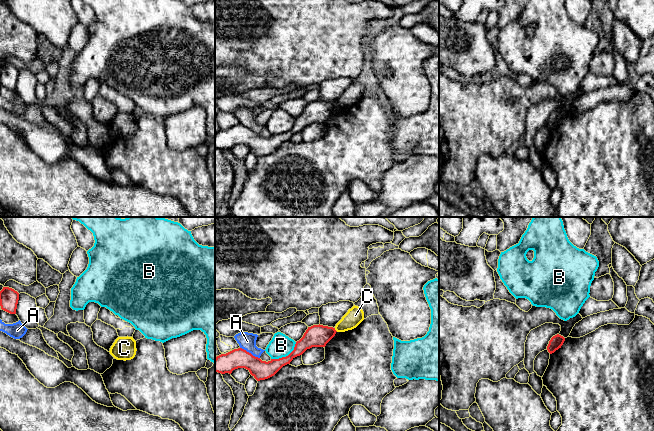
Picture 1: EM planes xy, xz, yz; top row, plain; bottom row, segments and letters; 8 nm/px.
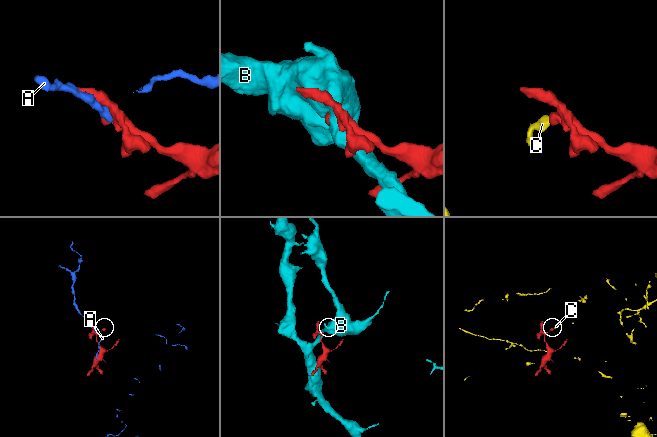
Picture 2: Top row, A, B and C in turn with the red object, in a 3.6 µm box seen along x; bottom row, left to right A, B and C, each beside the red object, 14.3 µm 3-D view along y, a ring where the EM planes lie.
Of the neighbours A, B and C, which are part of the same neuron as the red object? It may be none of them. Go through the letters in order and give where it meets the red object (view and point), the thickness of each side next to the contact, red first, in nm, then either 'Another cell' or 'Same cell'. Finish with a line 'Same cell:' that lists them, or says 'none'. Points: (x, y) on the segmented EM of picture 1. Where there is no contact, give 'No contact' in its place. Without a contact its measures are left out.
A: Touches red at xz (250, 353). Thickness 160 nm (red) against 140 nm. Another cell
B: Touches red at xz (286, 356). Thickness 160 nm (red) against 180 nm. Another cell
C: Touches red at xz (335, 330). Thickness 180 nm (red) against 140 nm. Another cell
Same cell: none

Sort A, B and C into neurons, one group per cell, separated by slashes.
A / B / C

